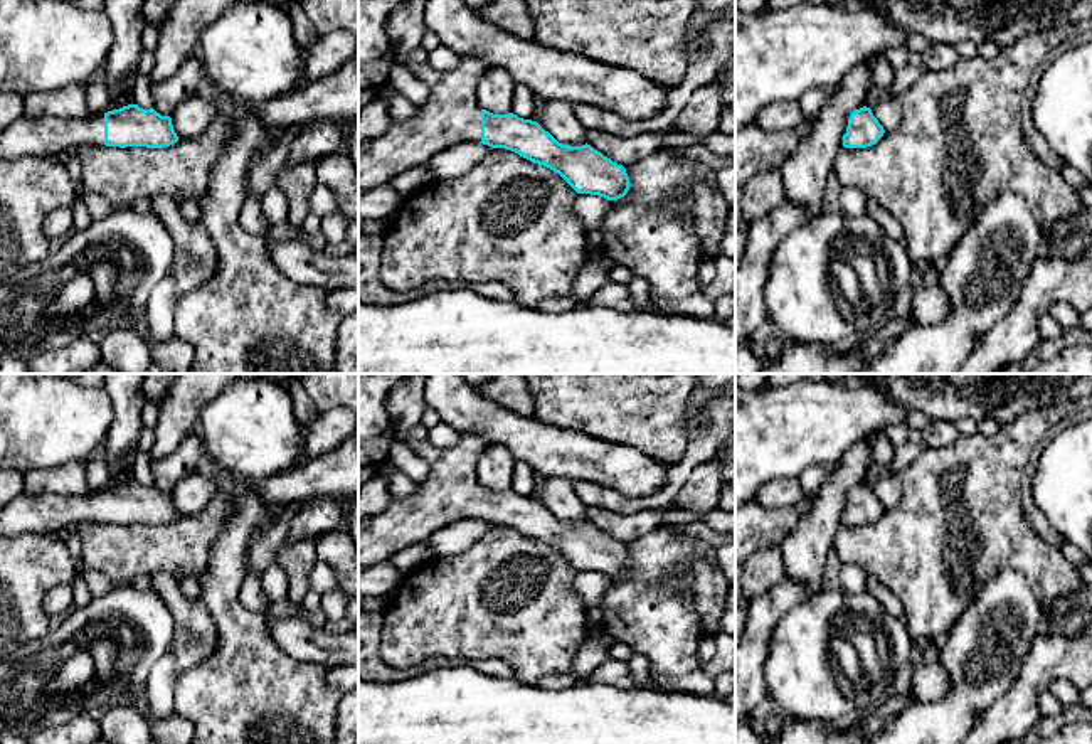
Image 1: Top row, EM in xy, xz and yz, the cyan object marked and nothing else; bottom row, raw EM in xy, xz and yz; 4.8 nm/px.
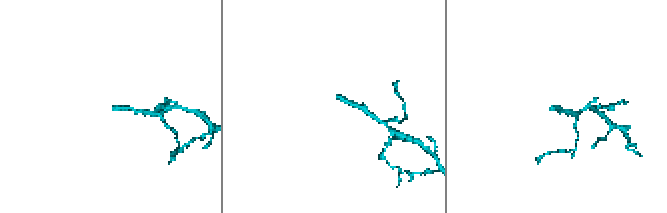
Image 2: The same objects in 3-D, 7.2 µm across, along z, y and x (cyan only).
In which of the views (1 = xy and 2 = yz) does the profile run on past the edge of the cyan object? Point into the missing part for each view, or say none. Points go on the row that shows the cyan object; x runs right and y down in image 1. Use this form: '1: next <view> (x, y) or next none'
1: next xy (46, 135)
2: next none

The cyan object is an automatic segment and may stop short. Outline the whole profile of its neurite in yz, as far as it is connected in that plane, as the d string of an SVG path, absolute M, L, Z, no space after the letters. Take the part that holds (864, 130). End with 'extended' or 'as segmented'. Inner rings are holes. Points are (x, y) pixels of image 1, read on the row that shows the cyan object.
M863 106L850 114L846 133L843 135L845 148L867 148L875 145L885 130L873 116L872 109Z | as segmented

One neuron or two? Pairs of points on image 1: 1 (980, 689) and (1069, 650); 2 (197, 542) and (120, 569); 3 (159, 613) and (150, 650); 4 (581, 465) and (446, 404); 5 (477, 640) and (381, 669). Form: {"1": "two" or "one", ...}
{"1": "two", "2": "one", "3": "one", "4": "one", "5": "two"}

